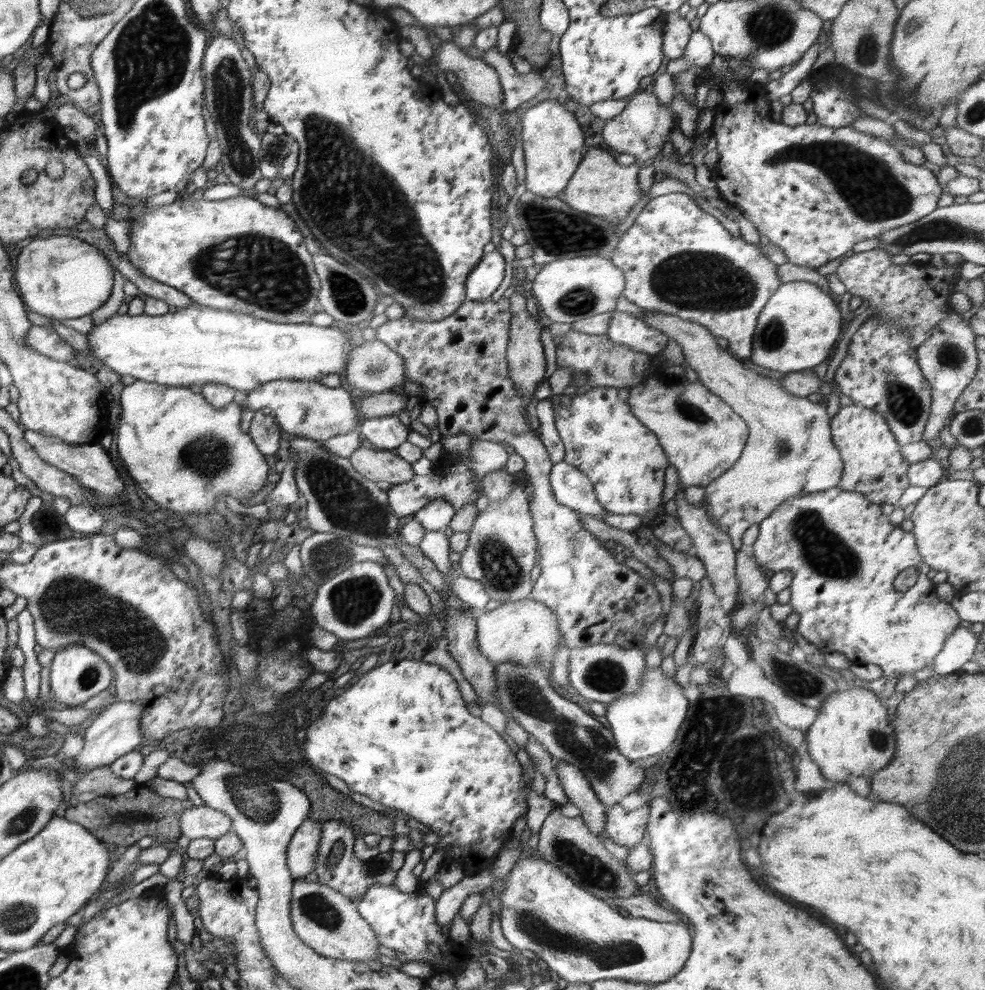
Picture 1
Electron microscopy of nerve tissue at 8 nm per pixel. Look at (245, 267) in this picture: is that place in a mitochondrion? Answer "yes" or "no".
yes

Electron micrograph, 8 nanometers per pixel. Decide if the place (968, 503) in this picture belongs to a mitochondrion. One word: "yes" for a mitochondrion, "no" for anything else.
no

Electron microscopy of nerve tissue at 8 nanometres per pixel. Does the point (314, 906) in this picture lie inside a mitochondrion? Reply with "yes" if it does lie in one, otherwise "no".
yes

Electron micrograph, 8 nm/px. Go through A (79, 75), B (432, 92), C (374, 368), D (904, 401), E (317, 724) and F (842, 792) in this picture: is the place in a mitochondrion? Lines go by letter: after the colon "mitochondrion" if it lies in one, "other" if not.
A: other
B: other
C: mitochondrion
D: mitochondrion
E: other
F: other

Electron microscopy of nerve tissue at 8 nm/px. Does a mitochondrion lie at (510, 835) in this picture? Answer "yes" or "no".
no

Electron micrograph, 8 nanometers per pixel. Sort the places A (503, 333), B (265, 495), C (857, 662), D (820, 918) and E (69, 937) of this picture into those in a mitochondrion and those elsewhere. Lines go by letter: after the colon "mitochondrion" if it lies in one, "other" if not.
A: other
B: other
C: other
D: other
E: other

